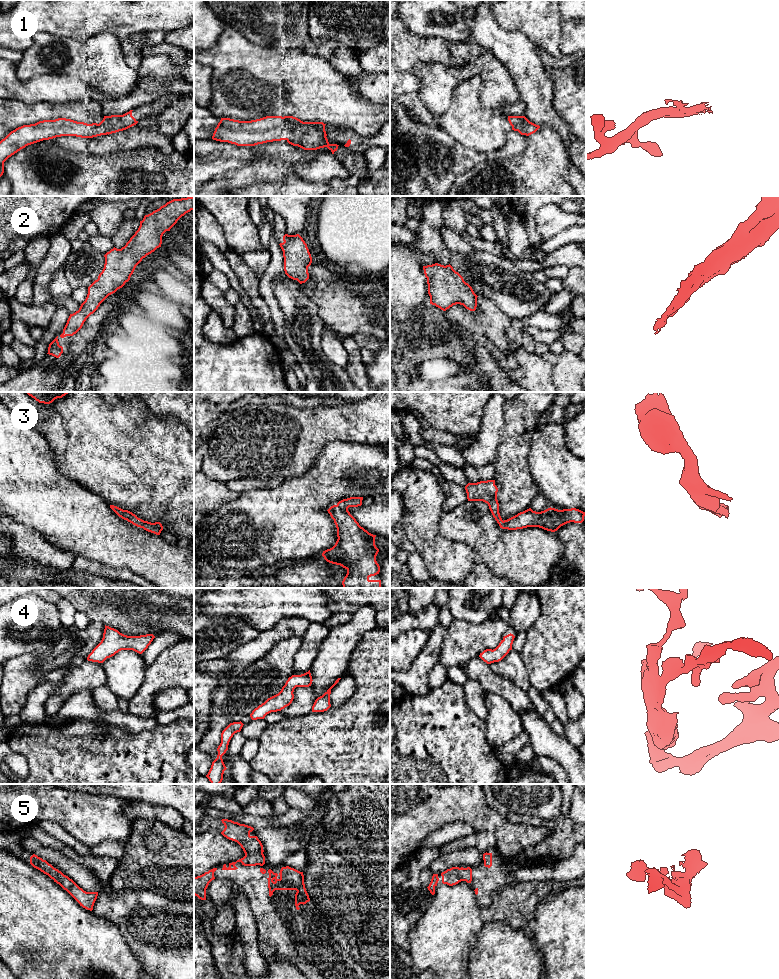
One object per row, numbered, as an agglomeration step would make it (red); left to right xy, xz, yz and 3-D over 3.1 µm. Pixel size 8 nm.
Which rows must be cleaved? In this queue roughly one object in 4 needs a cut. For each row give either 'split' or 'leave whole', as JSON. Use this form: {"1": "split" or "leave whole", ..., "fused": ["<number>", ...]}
{"1": "leave whole", "2": "leave whole", "3": "leave whole", "4": "leave whole", "5": "leave whole", "fused": []}

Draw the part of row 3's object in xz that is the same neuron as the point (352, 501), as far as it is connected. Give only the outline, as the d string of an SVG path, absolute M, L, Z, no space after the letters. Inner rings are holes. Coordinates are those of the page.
M350 497L339 501L327 511L337 528L335 545L323 551L324 559L347 570L343 588L381 588L381 580L370 580L380 572L376 561L379 549L375 537L359 525L348 511L349 507L362 505L363 497Z

